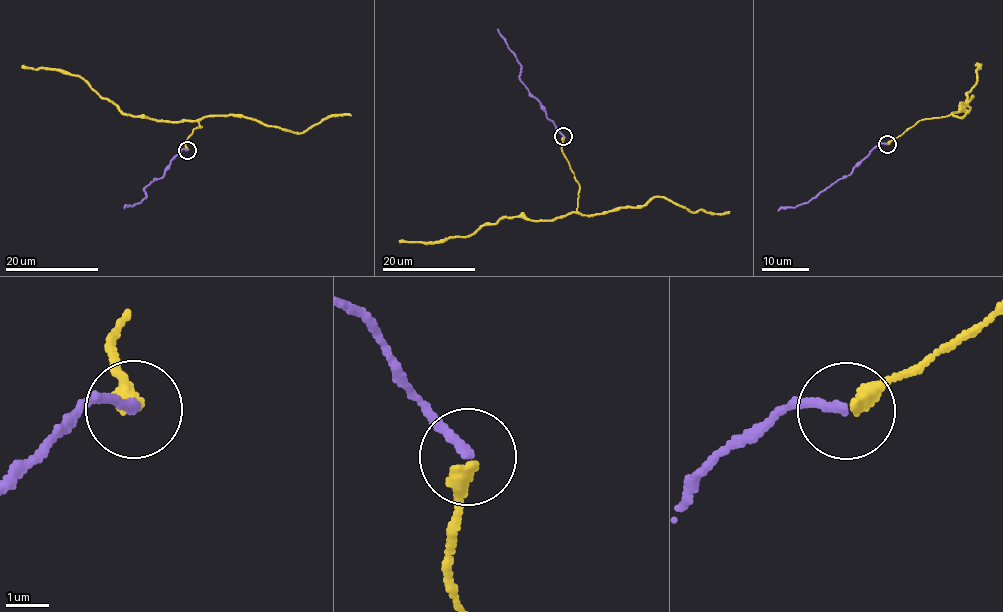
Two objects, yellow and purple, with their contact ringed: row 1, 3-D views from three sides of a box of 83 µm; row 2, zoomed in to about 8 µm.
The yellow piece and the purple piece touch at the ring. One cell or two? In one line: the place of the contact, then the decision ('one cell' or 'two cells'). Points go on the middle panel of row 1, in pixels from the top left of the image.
place (563, 136); one cell

